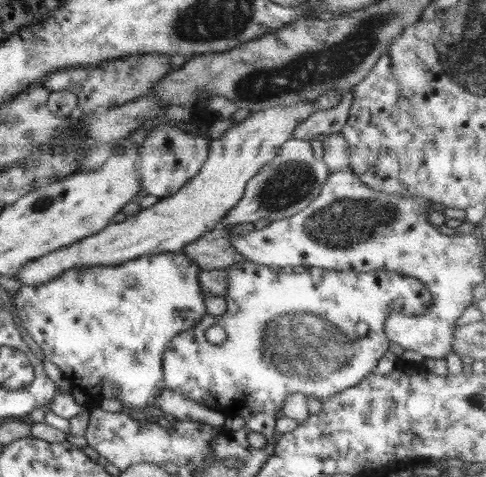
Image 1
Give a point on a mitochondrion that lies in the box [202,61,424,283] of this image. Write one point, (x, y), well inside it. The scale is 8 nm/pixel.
(344, 224)

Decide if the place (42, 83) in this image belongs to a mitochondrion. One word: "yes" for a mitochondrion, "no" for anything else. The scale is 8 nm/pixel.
no

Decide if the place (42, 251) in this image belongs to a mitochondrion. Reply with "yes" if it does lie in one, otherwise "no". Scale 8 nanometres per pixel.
no

